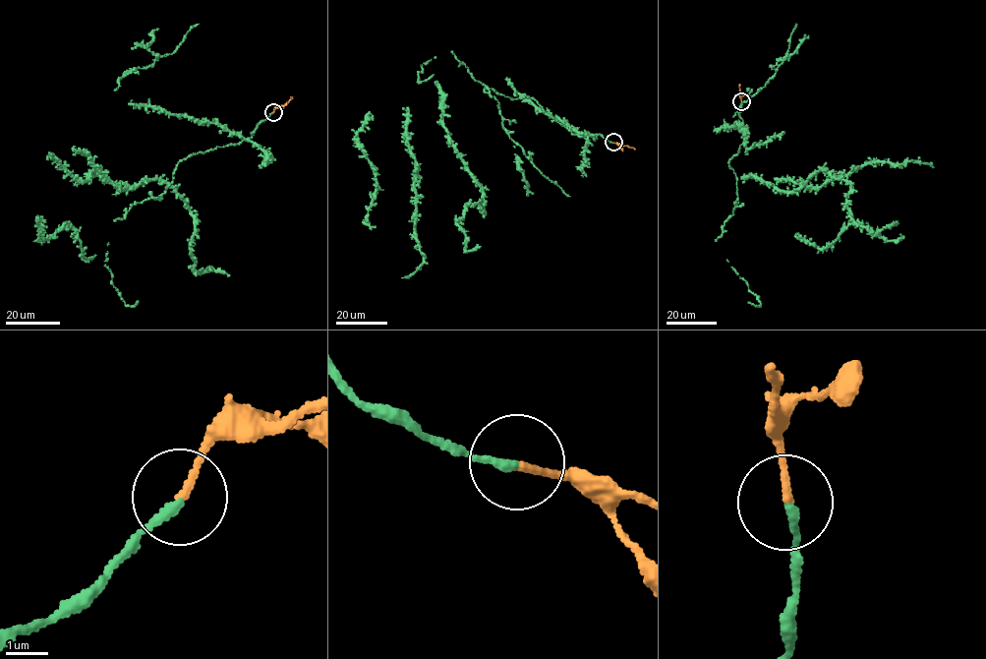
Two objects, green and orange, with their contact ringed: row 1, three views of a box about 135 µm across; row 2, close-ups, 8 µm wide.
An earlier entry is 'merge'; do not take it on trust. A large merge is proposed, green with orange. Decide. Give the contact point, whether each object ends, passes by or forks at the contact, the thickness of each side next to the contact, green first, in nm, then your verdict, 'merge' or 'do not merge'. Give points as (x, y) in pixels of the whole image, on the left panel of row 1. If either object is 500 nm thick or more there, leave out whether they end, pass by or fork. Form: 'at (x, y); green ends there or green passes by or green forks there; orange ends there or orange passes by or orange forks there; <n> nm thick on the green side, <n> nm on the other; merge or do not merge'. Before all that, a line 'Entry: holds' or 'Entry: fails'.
Entry: holds
at (273, 112); green ends there; orange ends there; 200 nm thick on the green side, 180 nm on the other; merge

